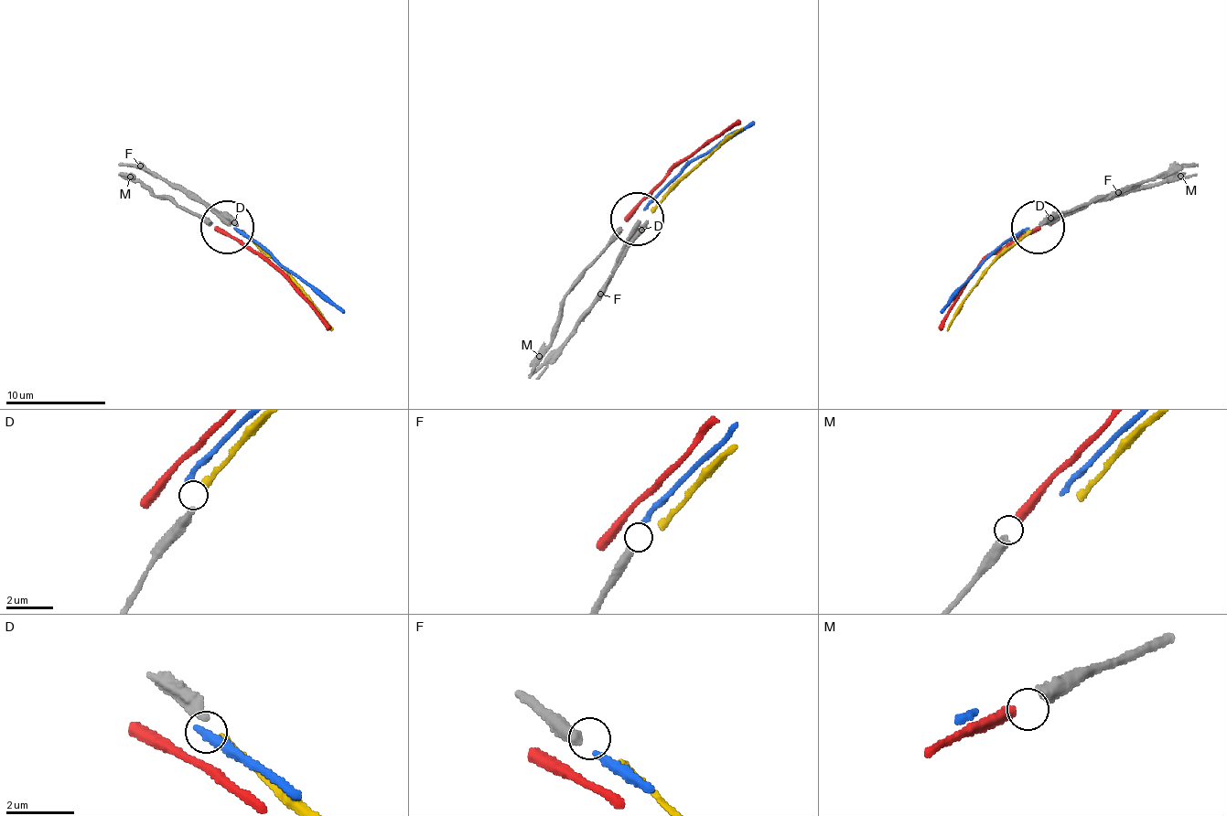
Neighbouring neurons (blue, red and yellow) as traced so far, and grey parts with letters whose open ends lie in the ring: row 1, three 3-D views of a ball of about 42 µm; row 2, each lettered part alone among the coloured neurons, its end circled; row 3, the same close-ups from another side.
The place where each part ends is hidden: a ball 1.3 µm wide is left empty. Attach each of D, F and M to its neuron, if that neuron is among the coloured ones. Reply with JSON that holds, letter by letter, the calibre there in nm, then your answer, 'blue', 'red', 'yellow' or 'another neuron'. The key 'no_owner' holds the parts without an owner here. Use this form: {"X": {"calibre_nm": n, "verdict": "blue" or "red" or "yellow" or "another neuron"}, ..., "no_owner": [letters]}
{"D": {"calibre_nm": 320, "verdict": "yellow"}, "F": {"calibre_nm": 360, "verdict": "blue"}, "M": {"calibre_nm": 420, "verdict": "red"}, "no_owner": []}

